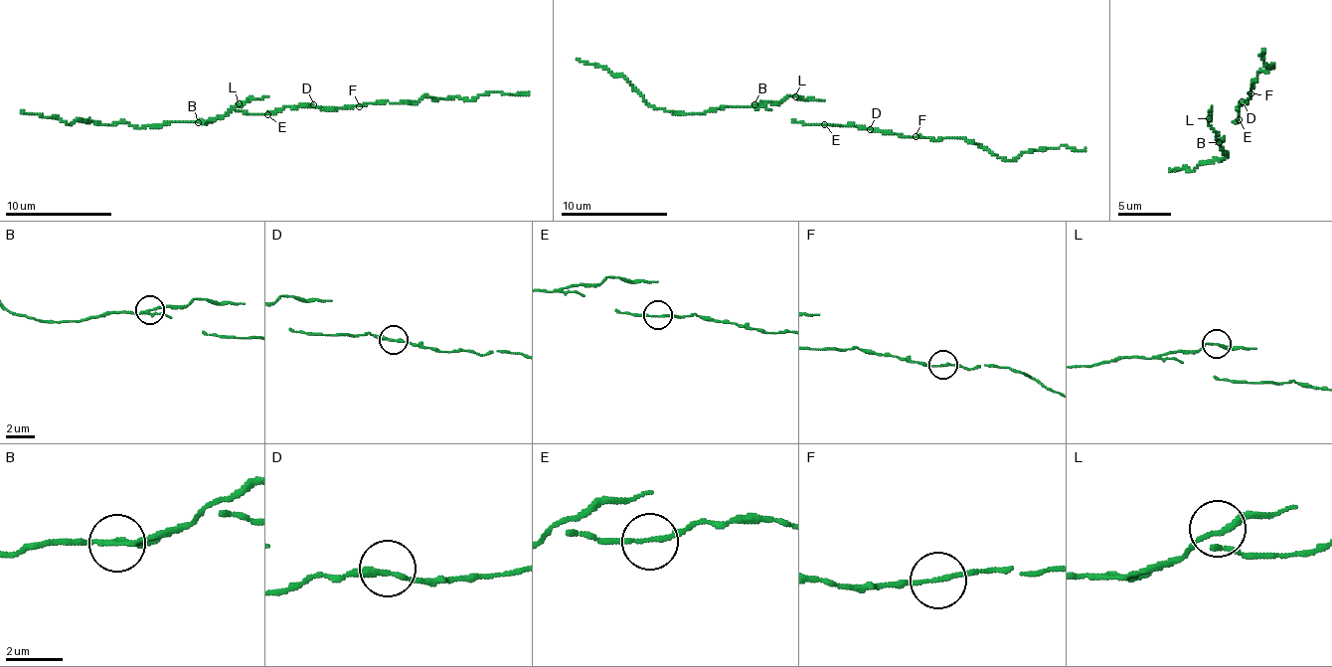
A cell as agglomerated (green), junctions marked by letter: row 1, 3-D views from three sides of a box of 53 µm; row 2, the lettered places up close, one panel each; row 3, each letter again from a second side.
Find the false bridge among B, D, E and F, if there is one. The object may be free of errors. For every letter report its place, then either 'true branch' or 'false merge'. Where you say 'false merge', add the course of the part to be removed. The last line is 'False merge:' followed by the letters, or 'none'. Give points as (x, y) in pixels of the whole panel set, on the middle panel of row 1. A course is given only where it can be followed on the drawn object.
B: (754, 104) | false merge | (755, 104), (779, 101), (789, 95), (824, 100)
D: (870, 129) | true branch
E: (824, 124) | true branch
F: (915, 136) | true branch
False merge: B

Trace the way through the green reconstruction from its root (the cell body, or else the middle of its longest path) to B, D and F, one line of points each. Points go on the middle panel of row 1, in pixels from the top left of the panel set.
B: (824, 125), (795, 122), (776, 101), (755, 104)
D: (824, 125), (864, 126), (870, 129)
F: (824, 125), (864, 126), (915, 137)

